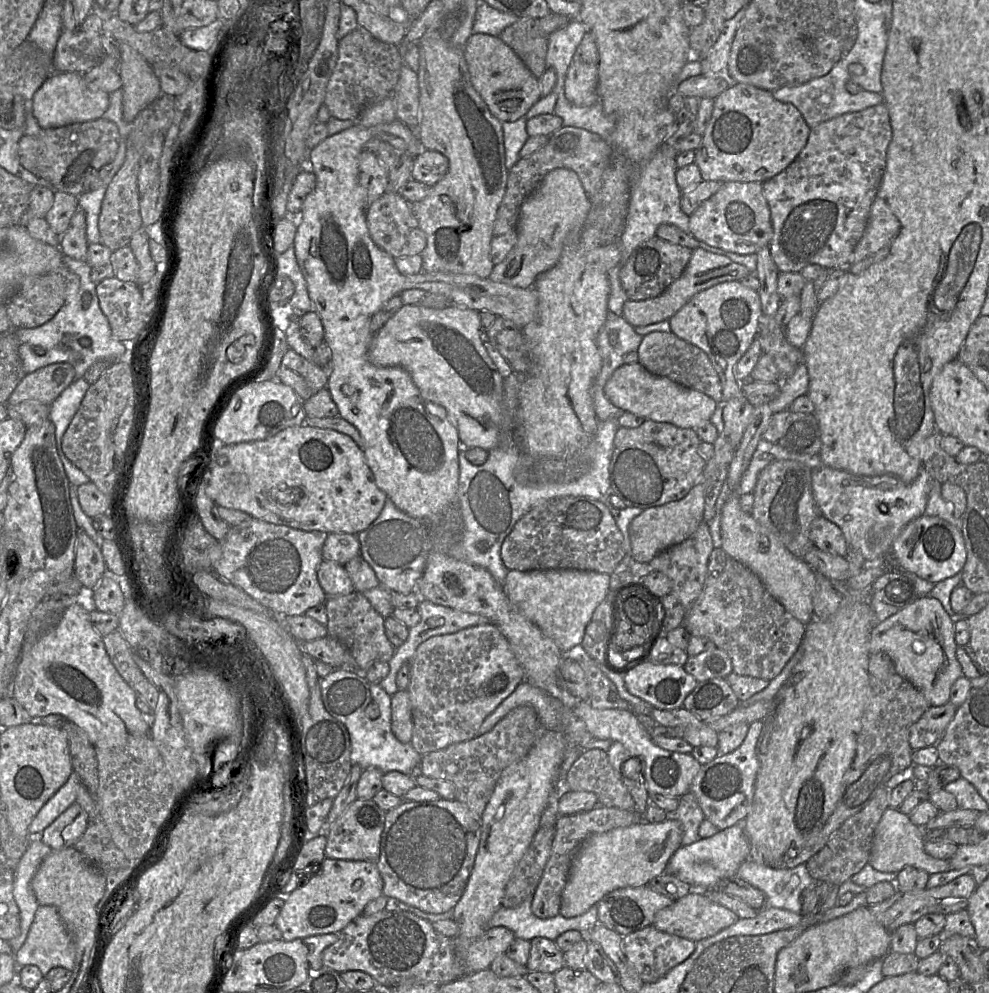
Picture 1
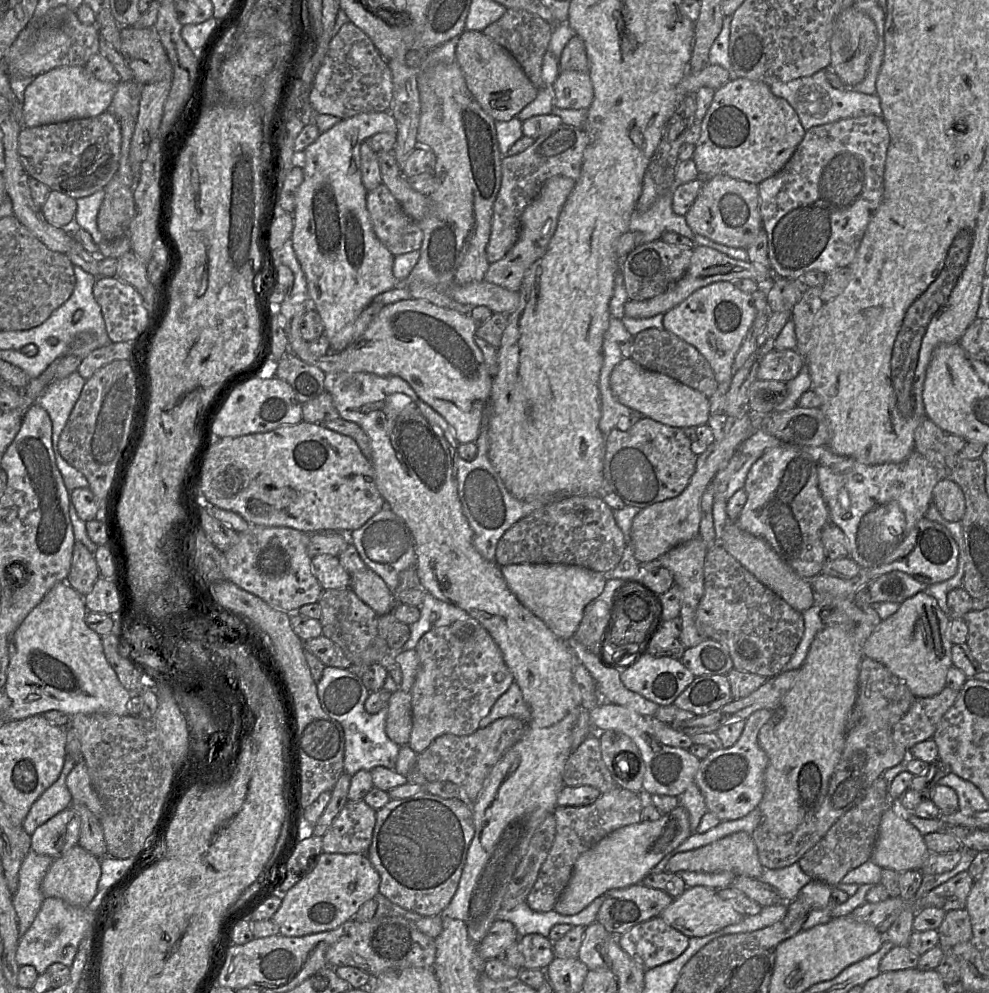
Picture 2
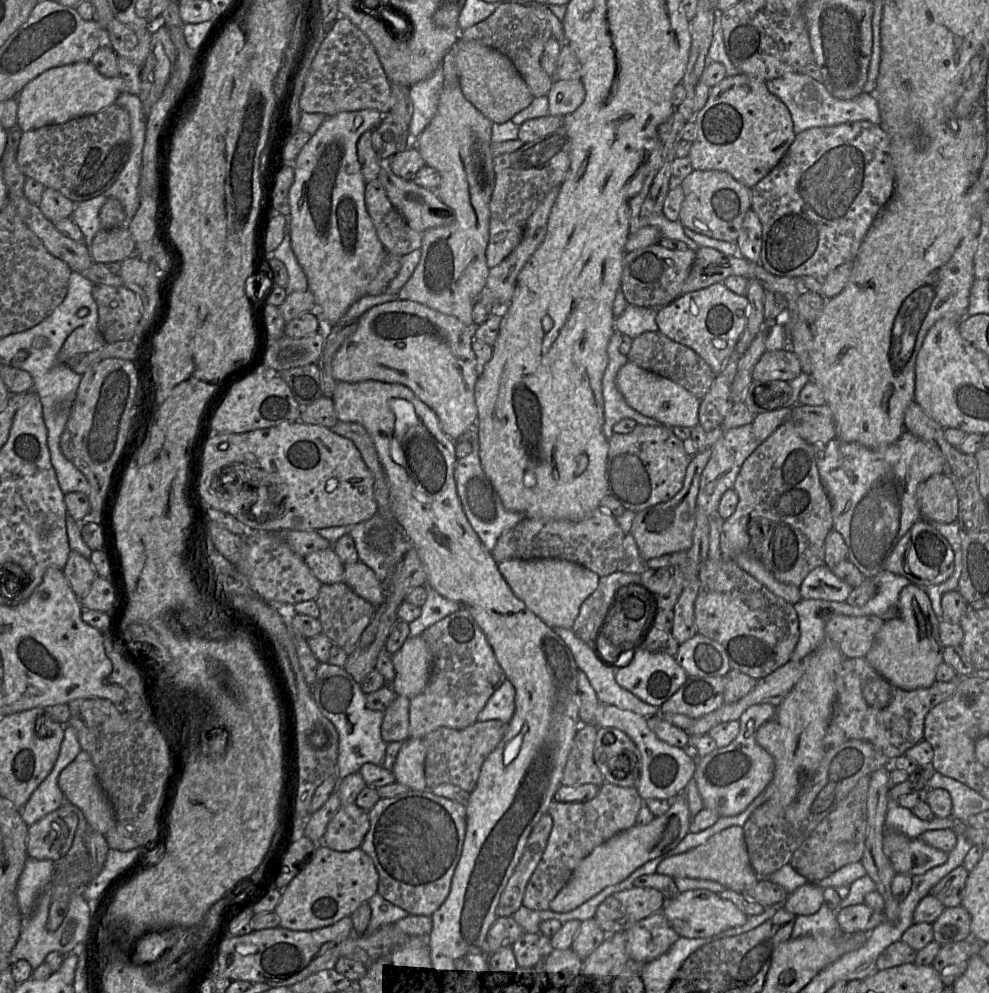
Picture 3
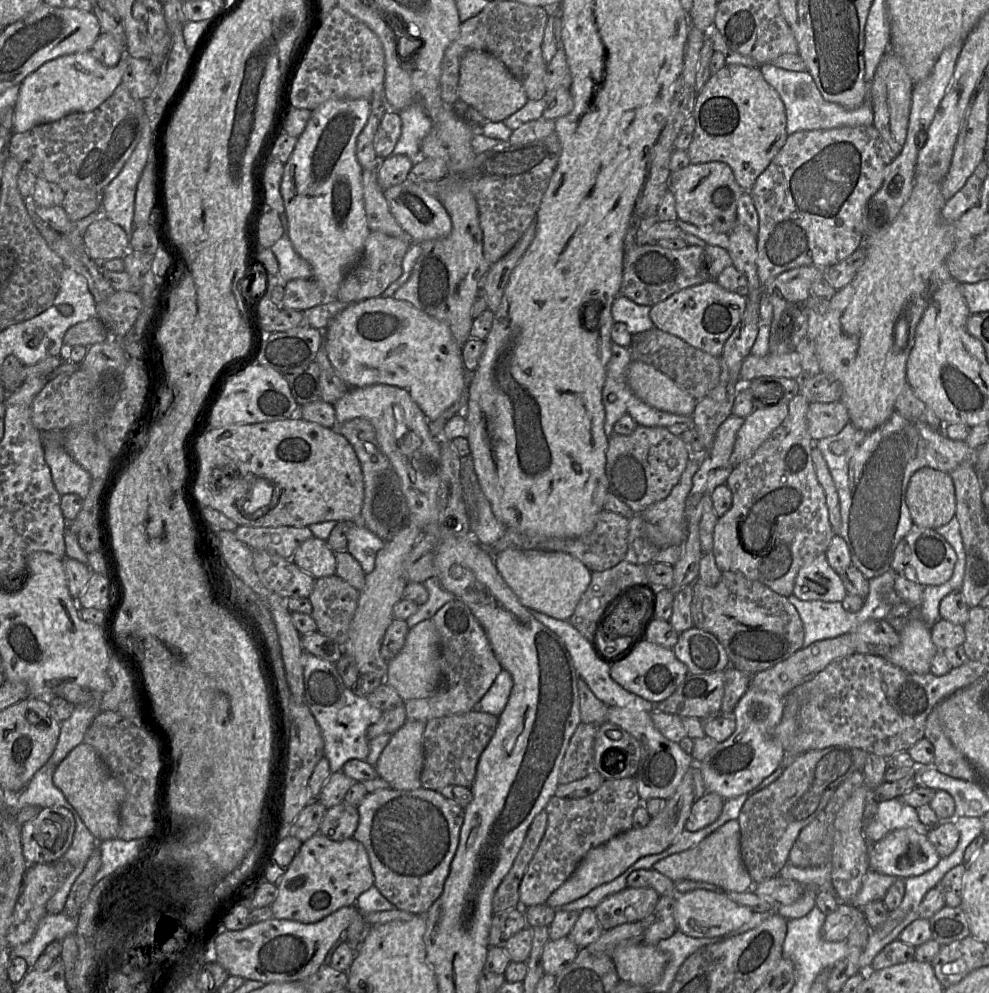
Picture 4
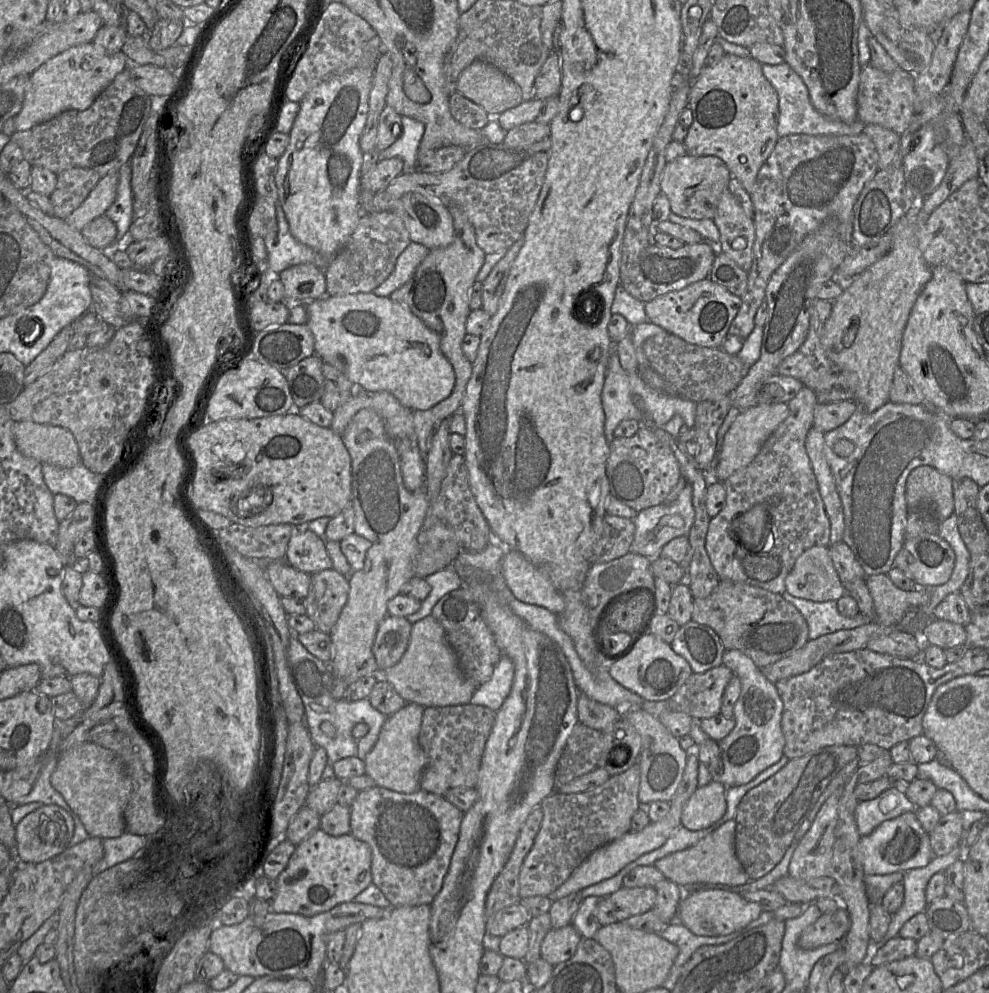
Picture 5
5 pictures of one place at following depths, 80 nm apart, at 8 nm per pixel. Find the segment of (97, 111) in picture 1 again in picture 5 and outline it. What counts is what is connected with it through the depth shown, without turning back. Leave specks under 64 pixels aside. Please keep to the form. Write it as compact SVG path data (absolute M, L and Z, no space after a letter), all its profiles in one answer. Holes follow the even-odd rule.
M93 42L60 52L28 76L22 108L14 117L15 131L29 130L68 110L87 110L114 78L128 67L129 59L123 51L109 55Z

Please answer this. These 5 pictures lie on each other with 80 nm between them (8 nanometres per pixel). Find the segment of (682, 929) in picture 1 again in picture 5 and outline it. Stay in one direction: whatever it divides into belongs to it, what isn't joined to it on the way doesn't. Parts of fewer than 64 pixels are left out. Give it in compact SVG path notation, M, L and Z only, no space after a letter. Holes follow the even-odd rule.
M722 889L691 891L684 894L679 904L681 924L695 935L706 937L724 936L741 930L756 920L761 912L762 908L759 904Z

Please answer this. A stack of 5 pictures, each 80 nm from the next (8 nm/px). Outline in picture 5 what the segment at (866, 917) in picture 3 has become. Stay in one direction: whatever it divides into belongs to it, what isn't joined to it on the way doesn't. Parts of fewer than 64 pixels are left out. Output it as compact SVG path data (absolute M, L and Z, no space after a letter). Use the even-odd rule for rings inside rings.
M843 905L832 913L822 914L800 935L798 945L812 950L833 942L843 942L850 928L850 917Z

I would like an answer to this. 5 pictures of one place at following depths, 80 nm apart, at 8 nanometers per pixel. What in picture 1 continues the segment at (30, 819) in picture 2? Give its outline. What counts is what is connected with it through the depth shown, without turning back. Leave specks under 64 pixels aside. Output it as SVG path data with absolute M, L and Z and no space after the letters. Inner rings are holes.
M73 770L66 783L42 806L29 825L29 835L43 832L76 801L80 778Z

